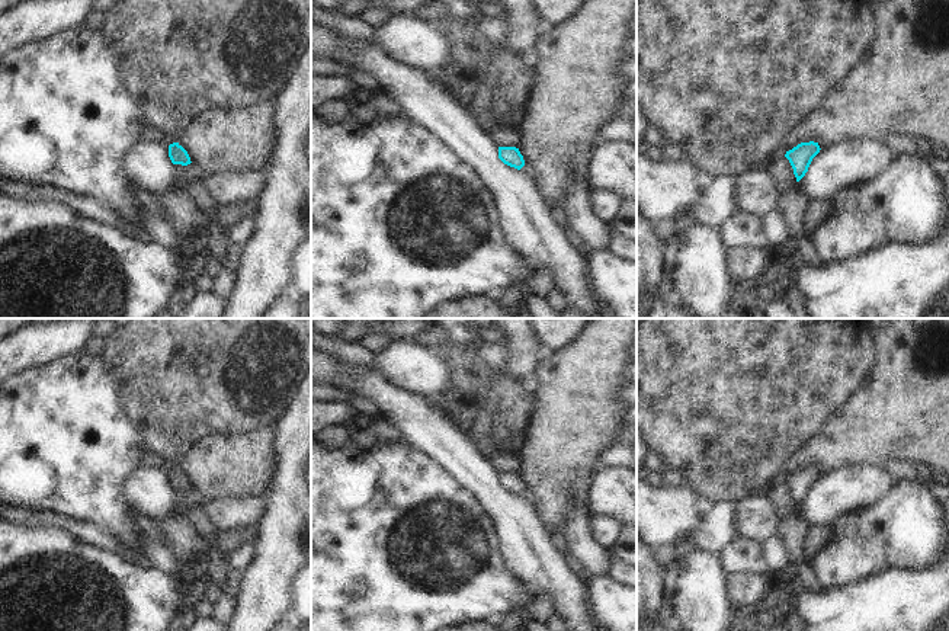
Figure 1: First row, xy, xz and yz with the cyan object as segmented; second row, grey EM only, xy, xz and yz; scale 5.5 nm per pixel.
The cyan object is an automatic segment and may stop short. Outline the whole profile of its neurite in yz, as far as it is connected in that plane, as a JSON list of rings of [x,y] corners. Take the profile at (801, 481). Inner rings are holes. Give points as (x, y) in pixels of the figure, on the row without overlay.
[[[809,467],[801,468],[792,475],[786,477],[785,483],[789,486],[793,494],[796,507],[799,507],[805,502],[812,484],[820,478],[820,475],[821,474],[818,468]]]

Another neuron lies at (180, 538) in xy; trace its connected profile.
[[[164,516],[154,521],[158,526],[158,536],[176,560],[185,563],[187,558],[199,560],[205,552],[205,542],[201,539],[186,516]]]

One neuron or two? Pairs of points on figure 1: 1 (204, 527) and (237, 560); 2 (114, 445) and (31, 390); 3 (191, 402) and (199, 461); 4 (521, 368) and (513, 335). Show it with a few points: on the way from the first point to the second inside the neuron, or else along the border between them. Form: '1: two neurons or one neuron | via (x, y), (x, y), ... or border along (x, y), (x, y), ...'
1: two neurons | border along (223, 554), (230, 570)
2: one neuron | via (93, 445), (86, 445), (51, 410)
3: two neurons | border along (230, 433), (202, 436), (191, 447), (176, 467)
4: one neuron | via (521, 359), (521, 343)

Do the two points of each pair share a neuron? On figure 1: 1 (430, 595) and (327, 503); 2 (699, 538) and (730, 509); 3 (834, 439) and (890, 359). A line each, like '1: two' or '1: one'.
1: one
2: one
3: one

